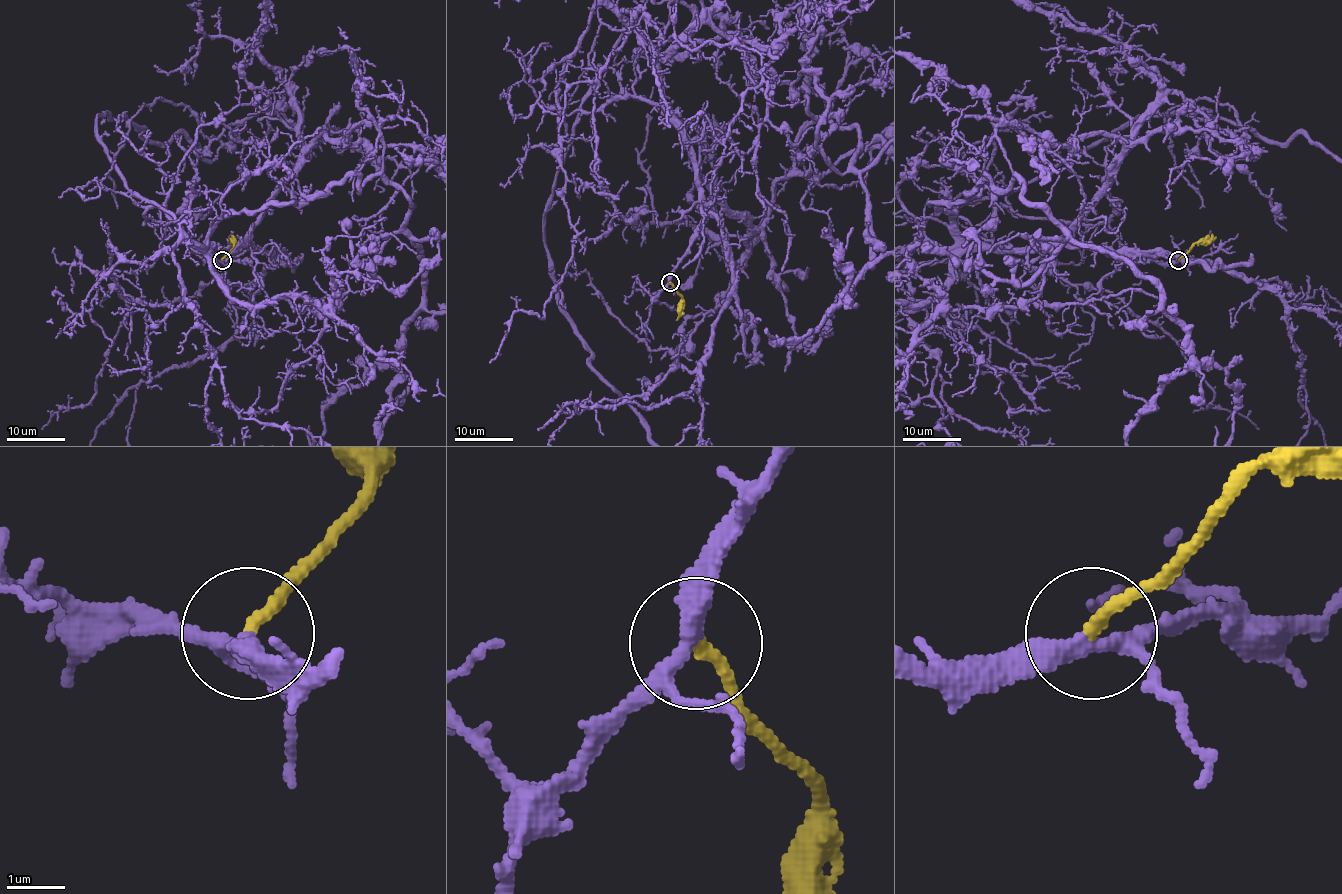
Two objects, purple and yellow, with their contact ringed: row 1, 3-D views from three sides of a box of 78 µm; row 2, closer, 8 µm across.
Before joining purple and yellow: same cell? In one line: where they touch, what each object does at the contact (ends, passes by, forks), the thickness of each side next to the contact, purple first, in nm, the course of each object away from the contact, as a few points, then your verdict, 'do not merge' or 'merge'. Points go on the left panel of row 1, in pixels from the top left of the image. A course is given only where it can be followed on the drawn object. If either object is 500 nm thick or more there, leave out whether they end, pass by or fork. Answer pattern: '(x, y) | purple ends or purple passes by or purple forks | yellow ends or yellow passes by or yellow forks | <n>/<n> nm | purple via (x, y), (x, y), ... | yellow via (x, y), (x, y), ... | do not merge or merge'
(222, 260) | purple forks | yellow ends | 240/200 nm | purple via (221, 259), (256, 251), (199, 252), (140, 206), (98, 117), (251, 164), (278, 212), (273, 184) | yellow via (221, 259), (233, 246), (228, 237) | merge

